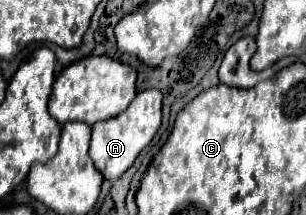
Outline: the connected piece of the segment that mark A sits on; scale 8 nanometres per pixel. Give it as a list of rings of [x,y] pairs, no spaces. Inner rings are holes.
[[[159,89],[141,91],[135,95],[131,105],[123,113],[93,125],[89,153],[91,153],[95,167],[101,171],[101,175],[107,181],[117,181],[133,165],[137,155],[149,145],[149,141],[157,133],[161,125],[161,99],[163,95]]]

